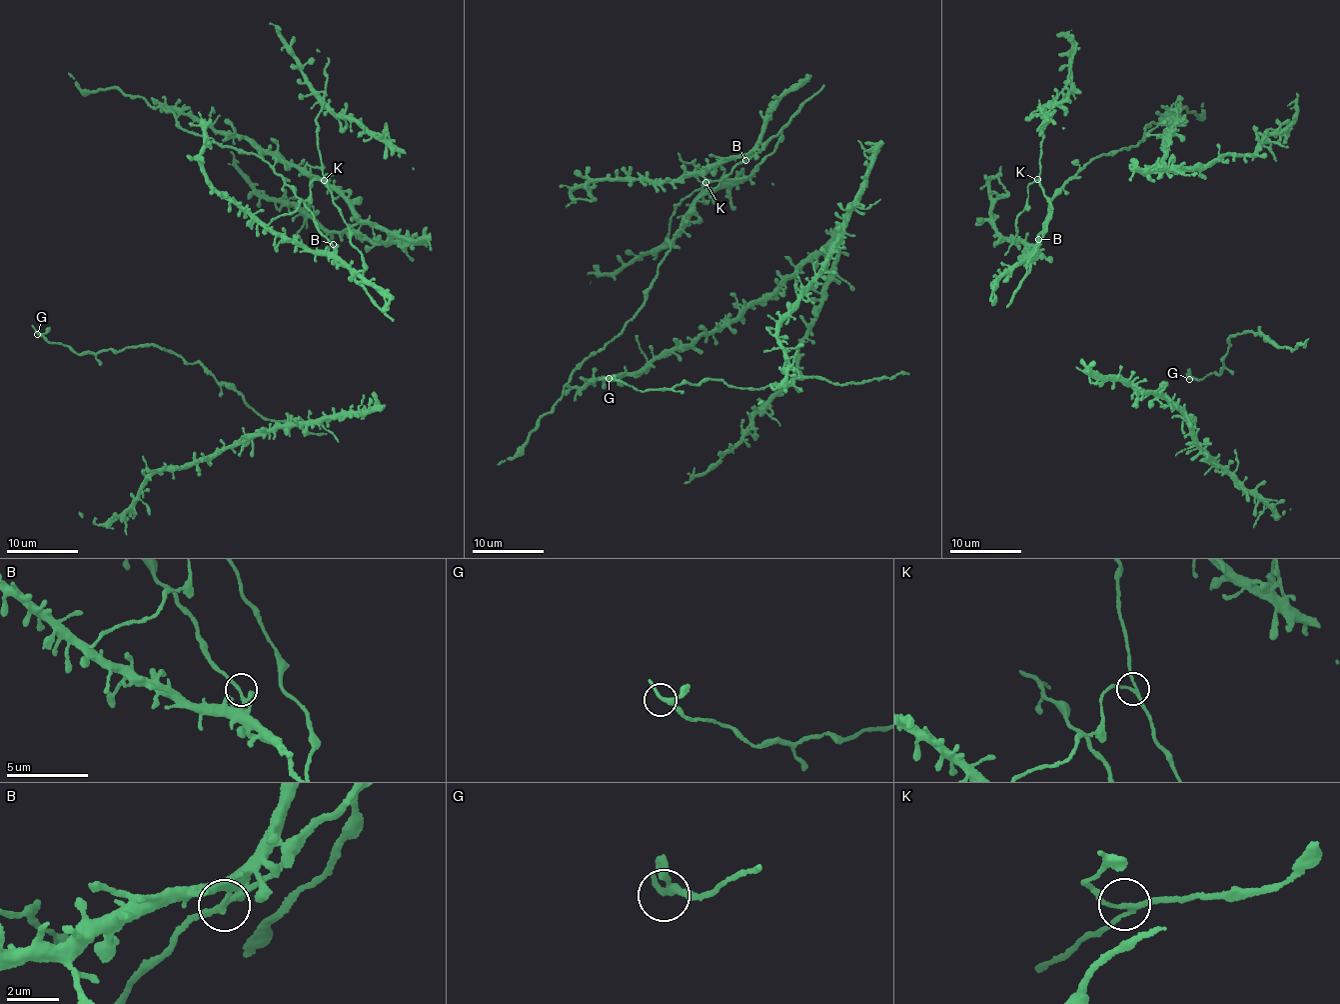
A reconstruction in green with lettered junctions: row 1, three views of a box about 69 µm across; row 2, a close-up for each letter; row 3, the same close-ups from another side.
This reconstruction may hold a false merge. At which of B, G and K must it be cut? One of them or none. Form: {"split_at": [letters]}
{"split_at": ["K"]}

